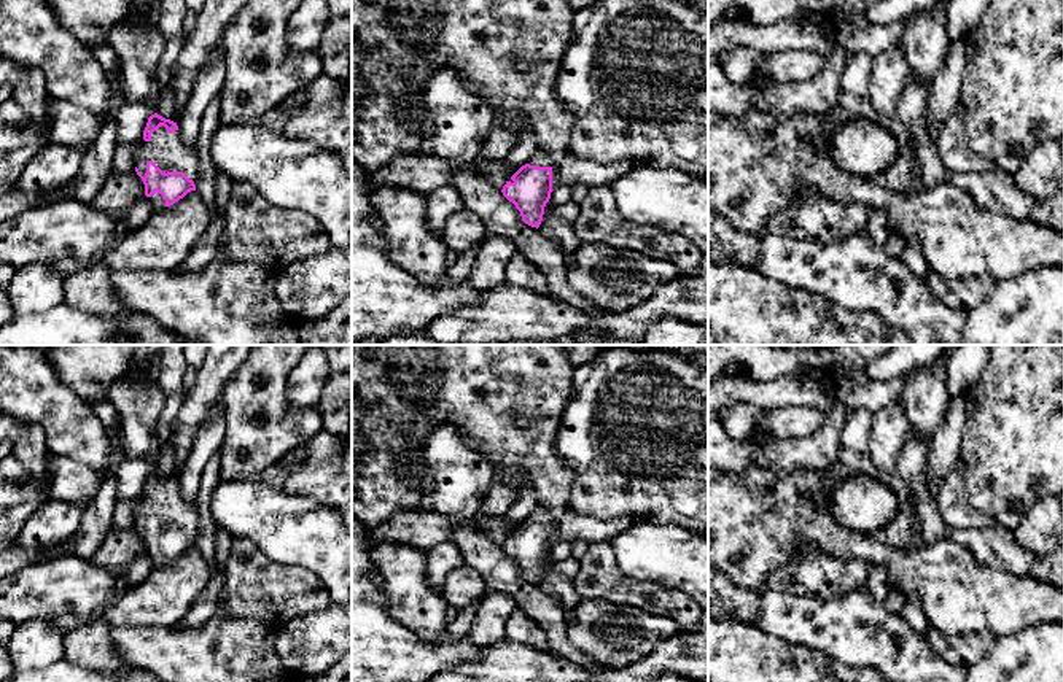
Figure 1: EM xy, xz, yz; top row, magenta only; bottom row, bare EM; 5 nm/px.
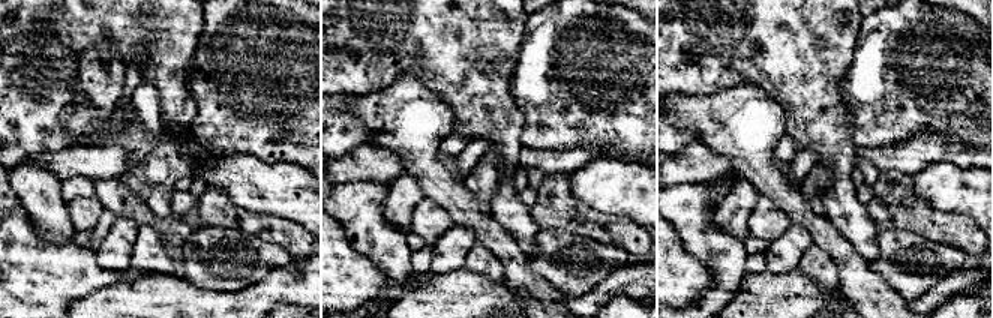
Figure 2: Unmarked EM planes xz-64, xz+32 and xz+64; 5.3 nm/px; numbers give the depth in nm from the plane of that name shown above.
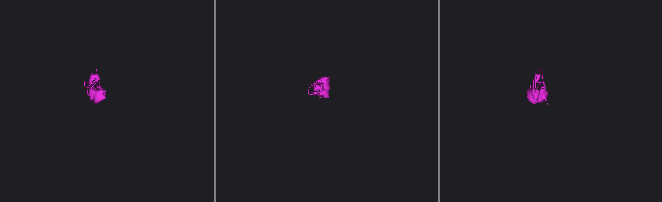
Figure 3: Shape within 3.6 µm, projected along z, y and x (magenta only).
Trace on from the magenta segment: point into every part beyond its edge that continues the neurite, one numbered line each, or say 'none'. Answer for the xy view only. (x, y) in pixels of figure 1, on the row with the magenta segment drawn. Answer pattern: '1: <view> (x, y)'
1: xy (167, 151)
2: xy (158, 202)

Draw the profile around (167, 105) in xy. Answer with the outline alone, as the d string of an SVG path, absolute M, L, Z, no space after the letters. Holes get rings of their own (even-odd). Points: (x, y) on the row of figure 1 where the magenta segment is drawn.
M165 84L161 92L159 116L170 119L173 122L178 122L180 119L175 92L169 84Z

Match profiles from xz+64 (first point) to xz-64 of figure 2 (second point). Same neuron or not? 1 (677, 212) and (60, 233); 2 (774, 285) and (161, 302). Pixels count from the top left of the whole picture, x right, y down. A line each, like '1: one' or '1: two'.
1: one
2: one

